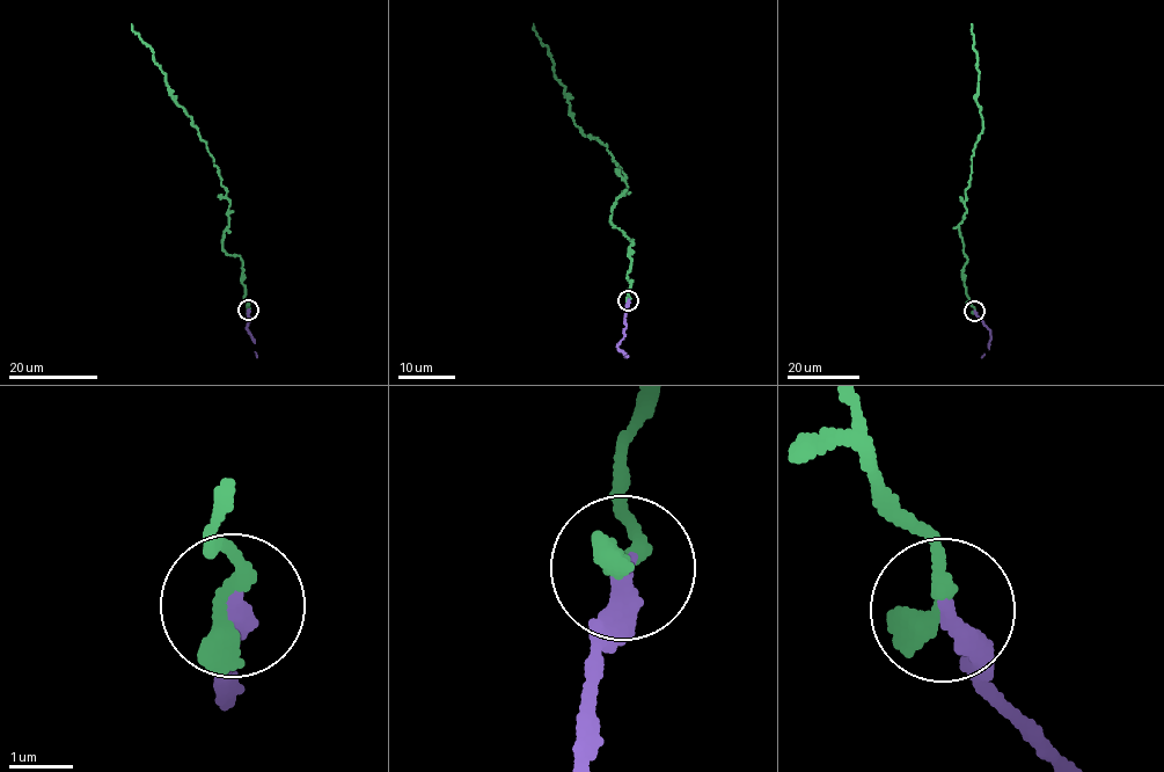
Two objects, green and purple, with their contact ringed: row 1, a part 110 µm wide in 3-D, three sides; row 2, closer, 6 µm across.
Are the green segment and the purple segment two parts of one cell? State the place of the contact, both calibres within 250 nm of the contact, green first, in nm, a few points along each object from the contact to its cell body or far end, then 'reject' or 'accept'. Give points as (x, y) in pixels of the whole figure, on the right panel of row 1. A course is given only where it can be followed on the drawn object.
(974, 311) | 400/360 nm | green via (974, 311), (961, 274), (967, 260), (959, 225), (982, 129), (971, 23) | purple via (974, 311), (990, 333), (989, 349), (981, 357) | accept

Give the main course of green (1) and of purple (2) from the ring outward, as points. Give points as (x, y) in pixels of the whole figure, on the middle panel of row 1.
1: (628, 299), (632, 239), (609, 219), (628, 190), (626, 174), (606, 144), (573, 122), (533, 23)
2: (628, 299), (623, 337), (619, 344), (619, 350), (628, 356)

